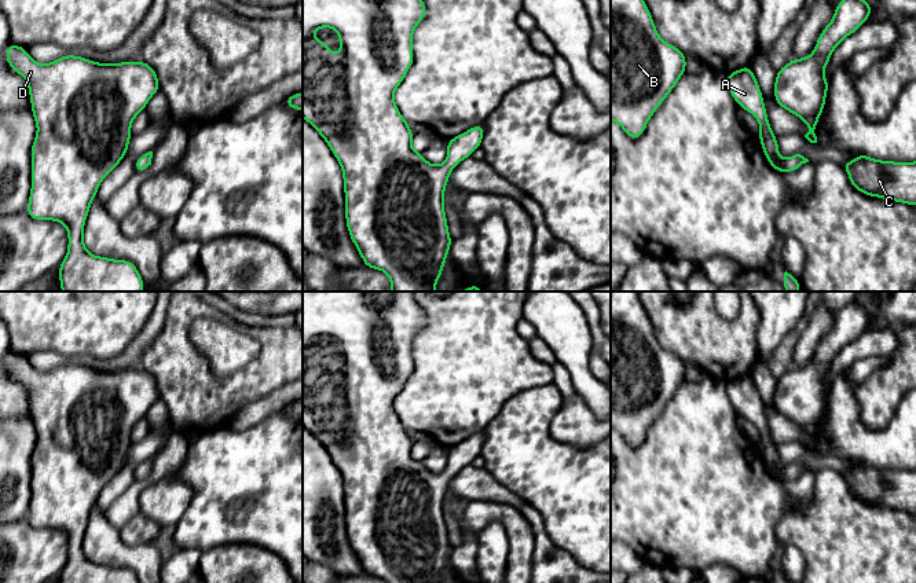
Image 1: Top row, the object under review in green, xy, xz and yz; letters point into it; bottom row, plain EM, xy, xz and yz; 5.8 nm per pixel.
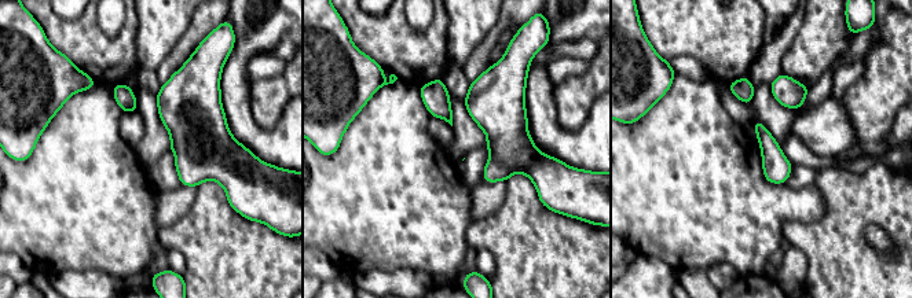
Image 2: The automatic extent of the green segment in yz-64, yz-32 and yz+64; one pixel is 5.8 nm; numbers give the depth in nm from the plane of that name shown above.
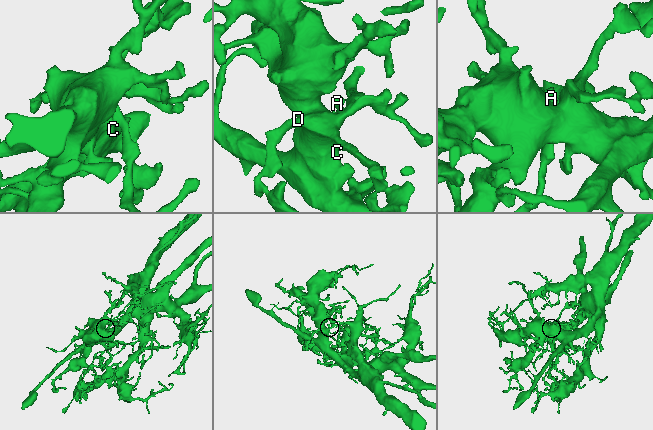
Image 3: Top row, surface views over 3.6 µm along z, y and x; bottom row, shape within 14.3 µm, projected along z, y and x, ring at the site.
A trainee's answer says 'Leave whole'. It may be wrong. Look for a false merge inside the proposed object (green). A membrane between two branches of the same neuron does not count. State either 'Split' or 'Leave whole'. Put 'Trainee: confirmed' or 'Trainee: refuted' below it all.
Leave whole
Trainee: confirmed

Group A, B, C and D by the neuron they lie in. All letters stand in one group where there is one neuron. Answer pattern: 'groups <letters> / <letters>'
groups A B C D

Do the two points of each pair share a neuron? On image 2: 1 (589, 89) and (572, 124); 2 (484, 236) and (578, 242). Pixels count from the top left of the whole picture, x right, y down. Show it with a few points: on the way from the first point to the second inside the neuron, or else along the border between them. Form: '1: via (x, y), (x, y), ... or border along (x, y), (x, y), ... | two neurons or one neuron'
1: via (581, 98), (572, 106), (572, 116) | one neuron
2: via (508, 236), (523, 236), (528, 242), (555, 242) | one neuron

